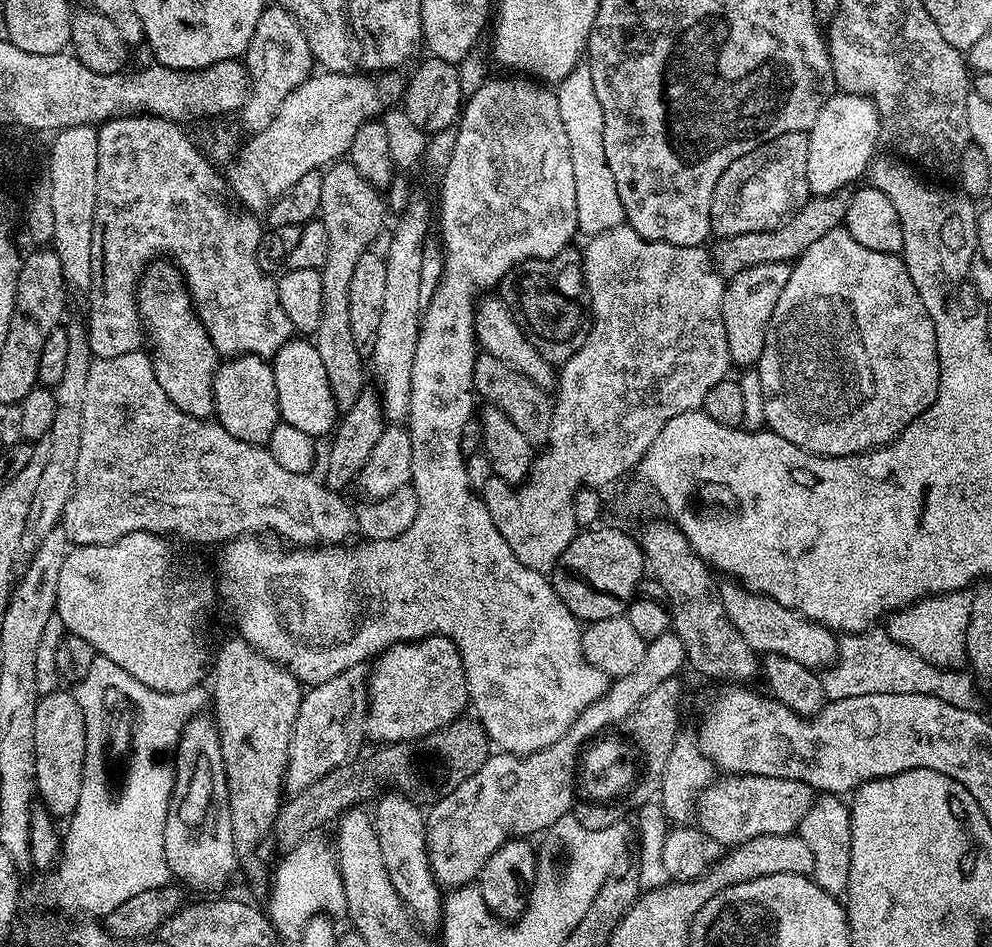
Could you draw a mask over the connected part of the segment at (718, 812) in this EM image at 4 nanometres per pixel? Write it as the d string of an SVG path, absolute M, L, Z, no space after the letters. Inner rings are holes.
M743 774L729 777L717 782L704 804L703 835L720 846L744 844L759 836L791 836L808 817L814 803L813 788L797 780Z

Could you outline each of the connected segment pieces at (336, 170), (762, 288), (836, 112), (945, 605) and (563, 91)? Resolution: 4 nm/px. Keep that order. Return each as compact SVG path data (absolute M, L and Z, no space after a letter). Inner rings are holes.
M333 162L323 169L323 173L318 218L326 226L326 234L330 234L330 251L326 253L326 266L320 269L324 310L314 334L314 343L322 358L322 366L326 366L326 378L330 378L330 390L336 399L336 407L347 410L365 391L364 368L366 372L365 361L358 354L358 346L354 346L354 334L348 321L351 282L358 262L369 255L368 247L379 238L384 219L390 212L385 197L380 197L381 189L364 178L351 162Z
M778 260L744 268L725 283L722 322L726 326L726 342L730 346L733 365L755 365L759 361L774 306L778 306L778 298L782 290L786 290L786 282L790 282L791 273L792 264Z
M841 91L838 96L829 95L820 107L818 118L814 126L807 133L808 138L808 170L807 175L812 176L812 192L818 196L831 196L844 190L847 184L858 179L860 175L869 171L870 165L877 155L876 143L881 143L880 111L876 108L875 99L867 95L856 95Z
M967 591L931 596L893 615L887 621L889 624L886 624L886 631L894 643L904 645L927 664L952 670L963 665L968 659L966 630L971 613L972 596Z
M587 63L577 64L576 69L566 79L559 81L555 93L560 107L562 126L566 126L566 138L570 138L570 162L574 162L577 229L581 233L595 234L611 228L619 228L625 223L624 207L622 206L622 198L618 198L618 186L614 186L614 174L610 174L610 166L606 162L602 106L598 106L598 94L594 94L594 78L590 78Z

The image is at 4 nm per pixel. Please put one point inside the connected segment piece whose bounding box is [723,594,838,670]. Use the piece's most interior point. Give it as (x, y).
(765, 626)

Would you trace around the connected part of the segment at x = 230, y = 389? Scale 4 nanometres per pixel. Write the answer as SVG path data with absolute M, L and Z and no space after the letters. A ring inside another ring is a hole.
M243 355L224 362L216 369L214 382L215 419L234 438L247 444L267 445L274 426L281 423L278 410L278 390L274 386L272 365L267 359Z

